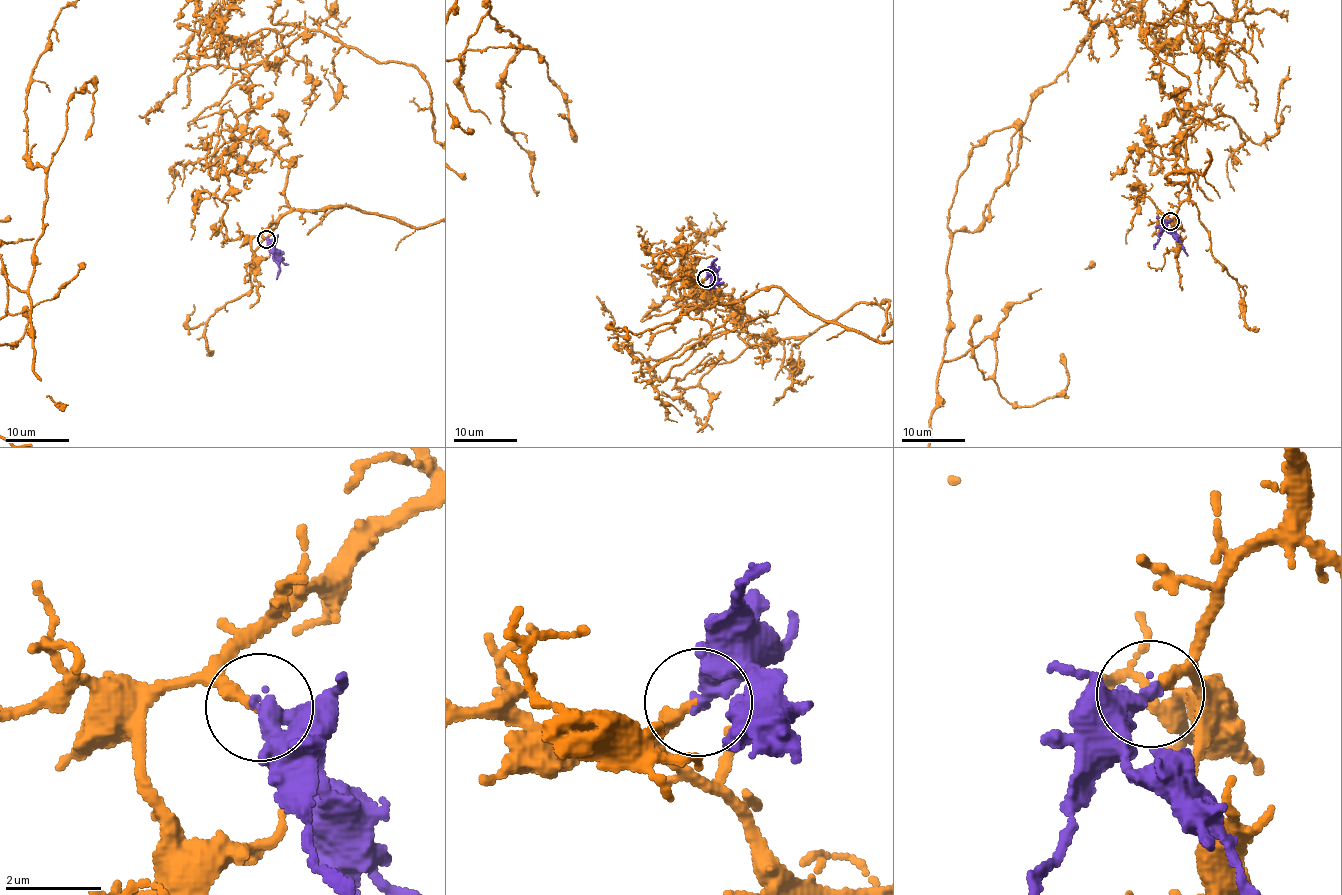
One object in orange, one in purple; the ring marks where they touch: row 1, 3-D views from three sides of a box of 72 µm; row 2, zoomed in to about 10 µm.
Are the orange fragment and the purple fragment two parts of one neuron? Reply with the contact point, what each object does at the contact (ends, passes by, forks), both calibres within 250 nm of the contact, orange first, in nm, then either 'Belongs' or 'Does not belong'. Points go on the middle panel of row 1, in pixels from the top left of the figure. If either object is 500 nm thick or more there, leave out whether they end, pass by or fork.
Place: (706, 278). At the ring orange ends. At the ring purple ends. Thickness 240 nm (orange) against 420 nm. Belongs

